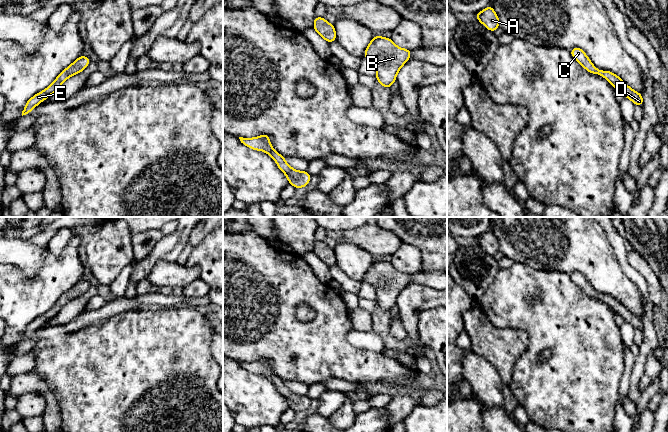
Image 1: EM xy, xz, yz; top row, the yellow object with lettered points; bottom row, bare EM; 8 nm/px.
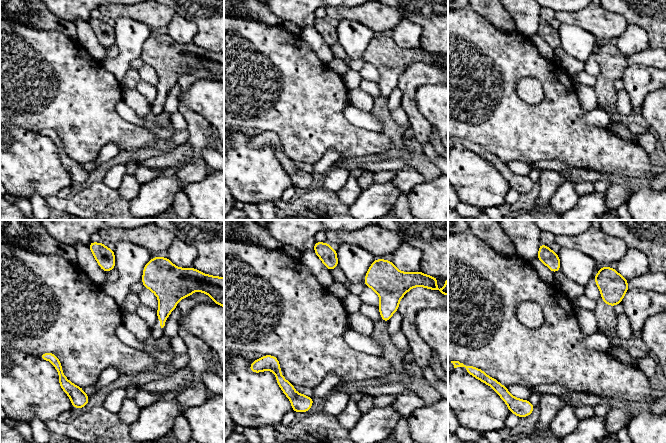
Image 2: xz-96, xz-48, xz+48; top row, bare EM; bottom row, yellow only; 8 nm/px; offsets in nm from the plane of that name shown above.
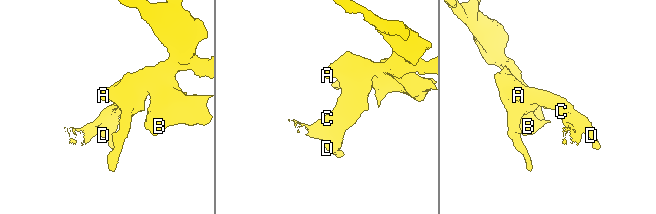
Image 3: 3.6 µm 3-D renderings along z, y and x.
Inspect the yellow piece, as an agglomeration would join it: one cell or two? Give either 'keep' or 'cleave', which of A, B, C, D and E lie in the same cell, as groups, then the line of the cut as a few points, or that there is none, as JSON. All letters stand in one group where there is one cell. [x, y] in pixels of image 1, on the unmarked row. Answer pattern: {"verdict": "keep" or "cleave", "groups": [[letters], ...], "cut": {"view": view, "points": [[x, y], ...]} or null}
{"verdict": "keep", "groups": [["A", "B", "C", "D", "E"]], "cut": null}

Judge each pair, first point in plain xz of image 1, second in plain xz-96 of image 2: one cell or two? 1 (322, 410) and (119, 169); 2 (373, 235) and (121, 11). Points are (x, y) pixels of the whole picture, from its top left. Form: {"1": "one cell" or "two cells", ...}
{"1": "one cell", "2": "one cell"}

